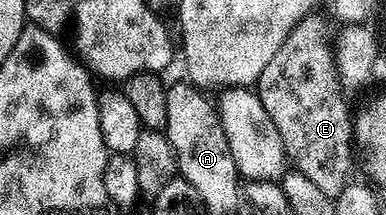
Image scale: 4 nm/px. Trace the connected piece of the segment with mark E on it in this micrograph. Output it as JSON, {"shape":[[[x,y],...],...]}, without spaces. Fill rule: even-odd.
{"shape":[[[315,16],[304,17],[290,31],[288,38],[282,43],[278,55],[266,63],[262,75],[258,75],[254,91],[260,96],[262,107],[266,107],[266,115],[274,119],[274,127],[278,127],[278,135],[282,135],[282,147],[285,158],[306,179],[311,179],[328,197],[335,199],[349,184],[354,173],[354,140],[353,114],[348,114],[348,105],[344,102],[342,82],[336,72],[336,60],[331,46],[326,43],[324,29],[315,21]]]}

